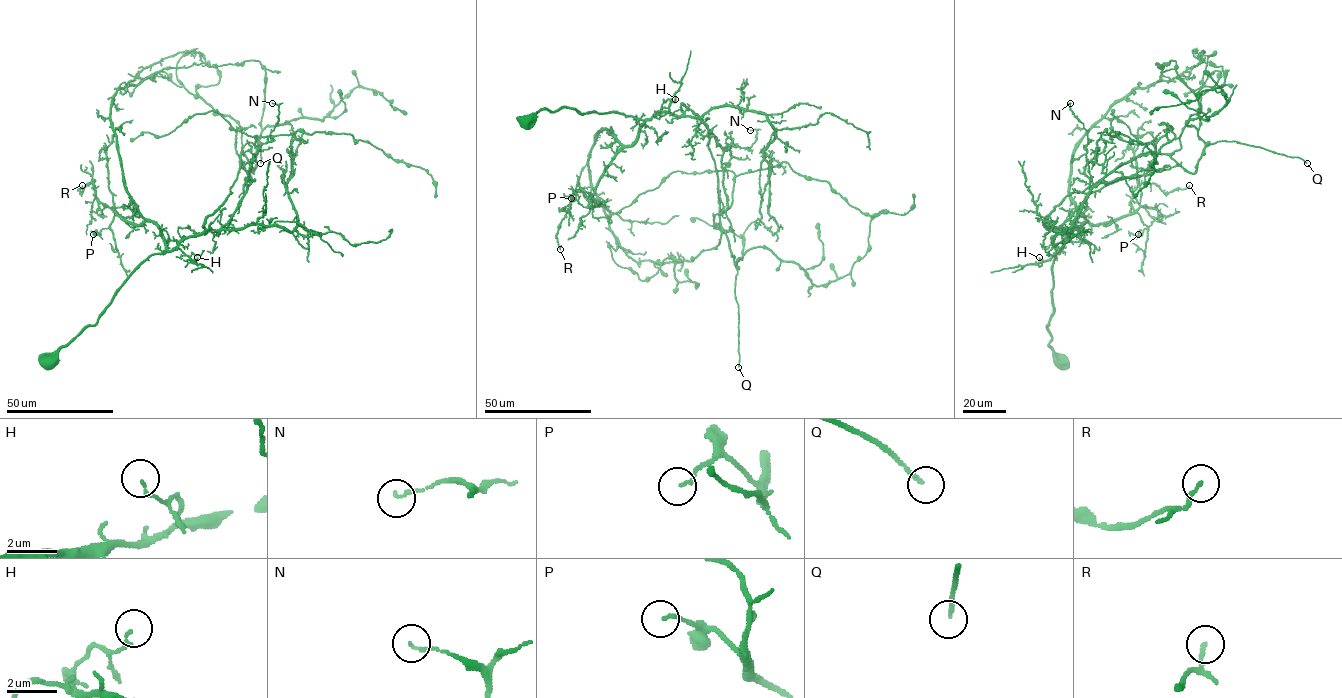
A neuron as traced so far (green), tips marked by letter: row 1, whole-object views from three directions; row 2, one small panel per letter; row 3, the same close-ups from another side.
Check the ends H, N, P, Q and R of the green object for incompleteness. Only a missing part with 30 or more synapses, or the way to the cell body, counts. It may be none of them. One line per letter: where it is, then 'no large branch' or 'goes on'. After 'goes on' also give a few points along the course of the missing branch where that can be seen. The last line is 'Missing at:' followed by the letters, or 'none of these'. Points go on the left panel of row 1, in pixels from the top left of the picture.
H: place (197, 257); no large branch
N: place (272, 103); no large branch
P: place (93, 234); no large branch
Q: place (260, 163); goes on; course (260, 163), (259, 135), (263, 140), (269, 108), (232, 99), (232, 106), (215, 113)
R: place (82, 185); no large branch
Missing at: Q

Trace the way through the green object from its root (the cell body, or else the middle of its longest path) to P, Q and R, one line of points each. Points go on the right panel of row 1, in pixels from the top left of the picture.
P: (1061, 362), (1047, 325), (1063, 240), (1085, 221), (1135, 213), (1147, 227), (1138, 234)
Q: (1061, 362), (1047, 329), (1060, 251), (1044, 219), (1068, 195), (1146, 153), (1194, 173), (1220, 141), (1307, 163)
R: (1061, 362), (1047, 325), (1063, 240), (1085, 221), (1131, 214), (1141, 183), (1165, 193), (1189, 185)

